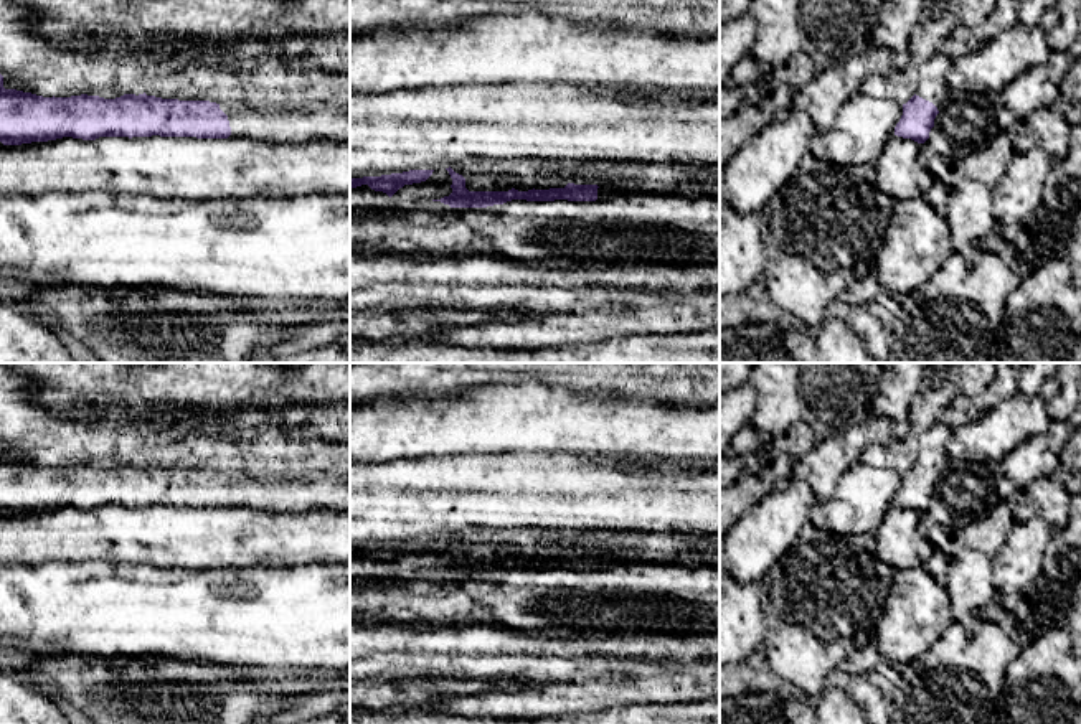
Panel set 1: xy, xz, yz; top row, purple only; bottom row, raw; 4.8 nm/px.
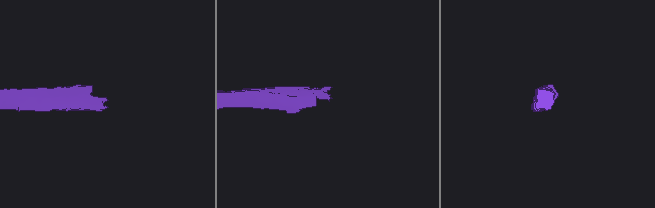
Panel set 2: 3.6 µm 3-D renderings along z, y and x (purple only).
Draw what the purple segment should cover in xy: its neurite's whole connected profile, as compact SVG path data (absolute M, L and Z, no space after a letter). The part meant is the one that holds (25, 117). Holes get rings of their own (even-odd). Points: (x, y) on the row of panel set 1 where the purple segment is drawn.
M0 74L0 142L21 145L63 137L96 140L99 137L196 137L253 139L266 143L304 143L330 140L350 143L350 104L314 102L302 106L248 106L244 102L216 104L210 101L162 99L144 94L124 94L116 99L99 96L43 97L3 87Z

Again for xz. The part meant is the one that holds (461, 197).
M616 163L616 165L611 165L607 170L609 172L616 172L619 170L622 175L624 175L624 180L619 183L619 185L574 185L574 183L568 183L564 188L550 188L550 190L528 190L528 191L518 191L515 188L508 190L508 191L469 191L465 188L465 178L459 173L456 173L451 167L446 168L452 178L452 193L449 196L444 196L441 200L432 200L432 201L441 201L444 205L449 205L451 208L487 208L487 206L493 206L493 205L503 205L507 201L512 201L512 200L526 200L526 201L555 201L555 200L568 200L568 201L596 201L596 200L606 200L606 198L612 198L616 195L635 195L635 193L655 193L655 195L683 195L683 196L713 196L713 198L720 198L720 168L713 168L713 167L695 167L695 168L688 168L687 165L677 165L677 163L657 163L657 165L642 165L642 163Z

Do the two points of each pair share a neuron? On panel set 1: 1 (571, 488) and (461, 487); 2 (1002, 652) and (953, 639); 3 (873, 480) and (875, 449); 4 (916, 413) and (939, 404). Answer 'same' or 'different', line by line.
1: same
2: same
3: different
4: same

